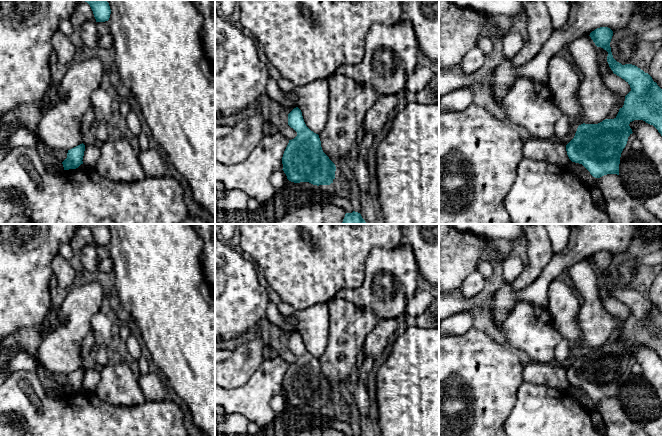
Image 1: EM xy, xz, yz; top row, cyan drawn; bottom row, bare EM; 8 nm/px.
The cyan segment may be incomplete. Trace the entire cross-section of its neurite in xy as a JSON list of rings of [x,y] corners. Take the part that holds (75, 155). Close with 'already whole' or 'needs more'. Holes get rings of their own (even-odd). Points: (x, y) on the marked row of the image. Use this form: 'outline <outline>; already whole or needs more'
outline [[[82,143],[68,150],[67,158],[62,162],[64,170],[76,169],[83,164],[85,145]]]; already whole

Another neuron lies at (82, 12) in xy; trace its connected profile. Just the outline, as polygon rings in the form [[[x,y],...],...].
[[[85,1],[77,3],[69,17],[69,21],[73,26],[73,32],[69,37],[76,49],[84,48],[79,31],[80,26],[88,20],[96,23],[96,19],[90,5]]]

